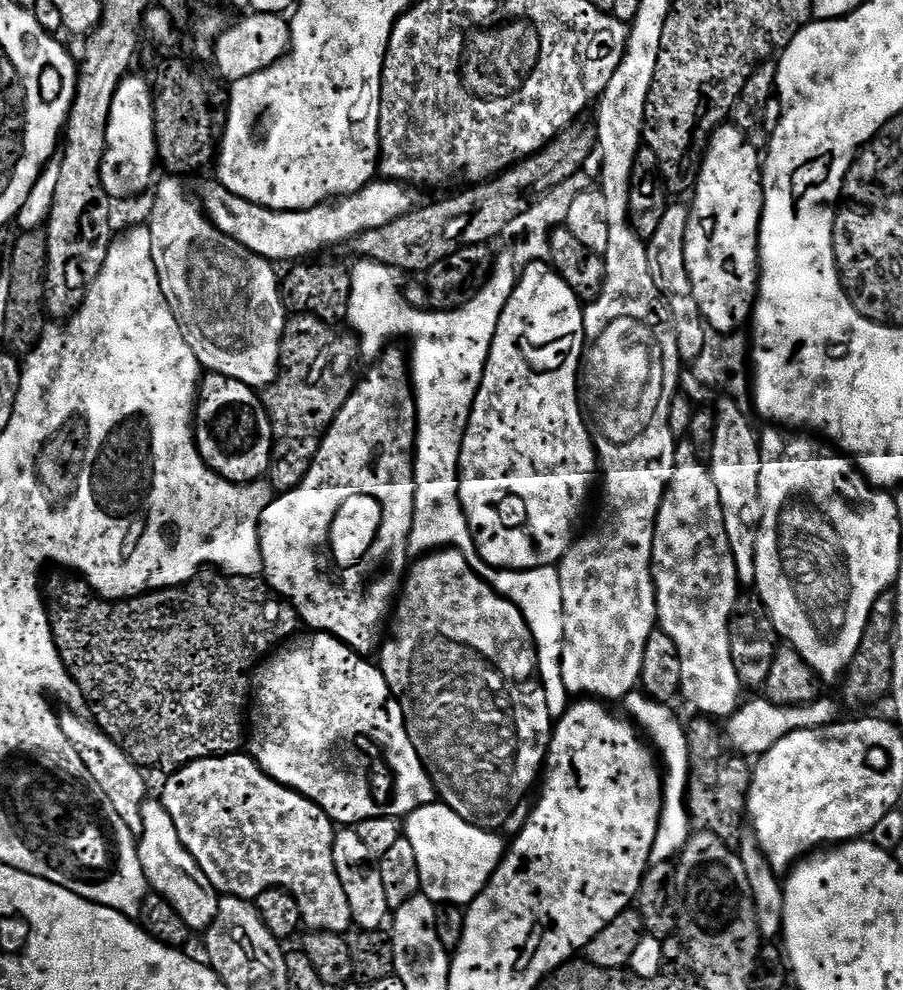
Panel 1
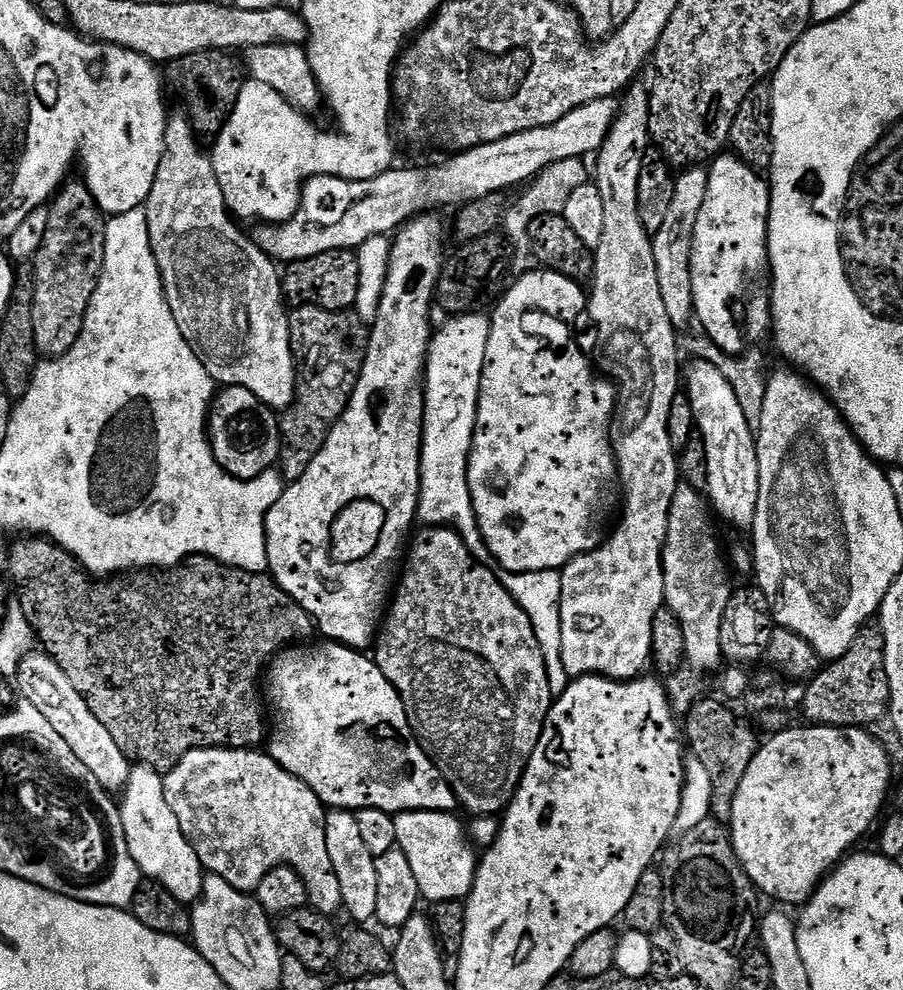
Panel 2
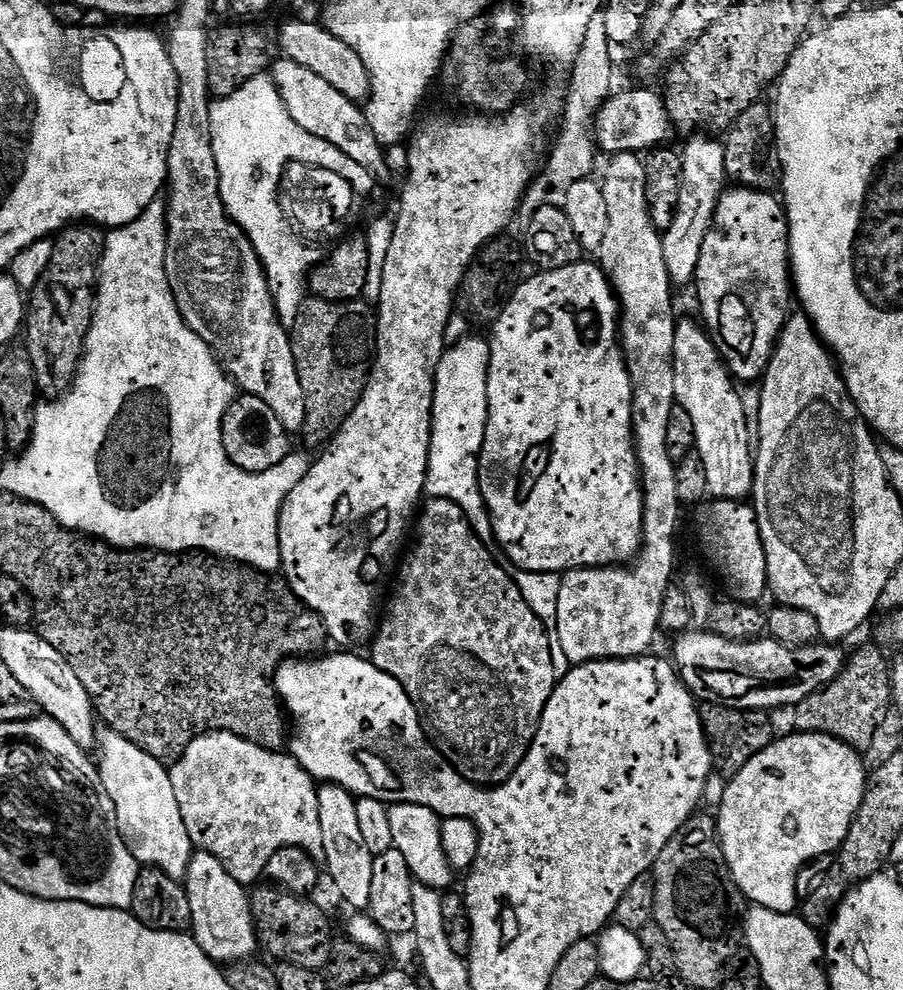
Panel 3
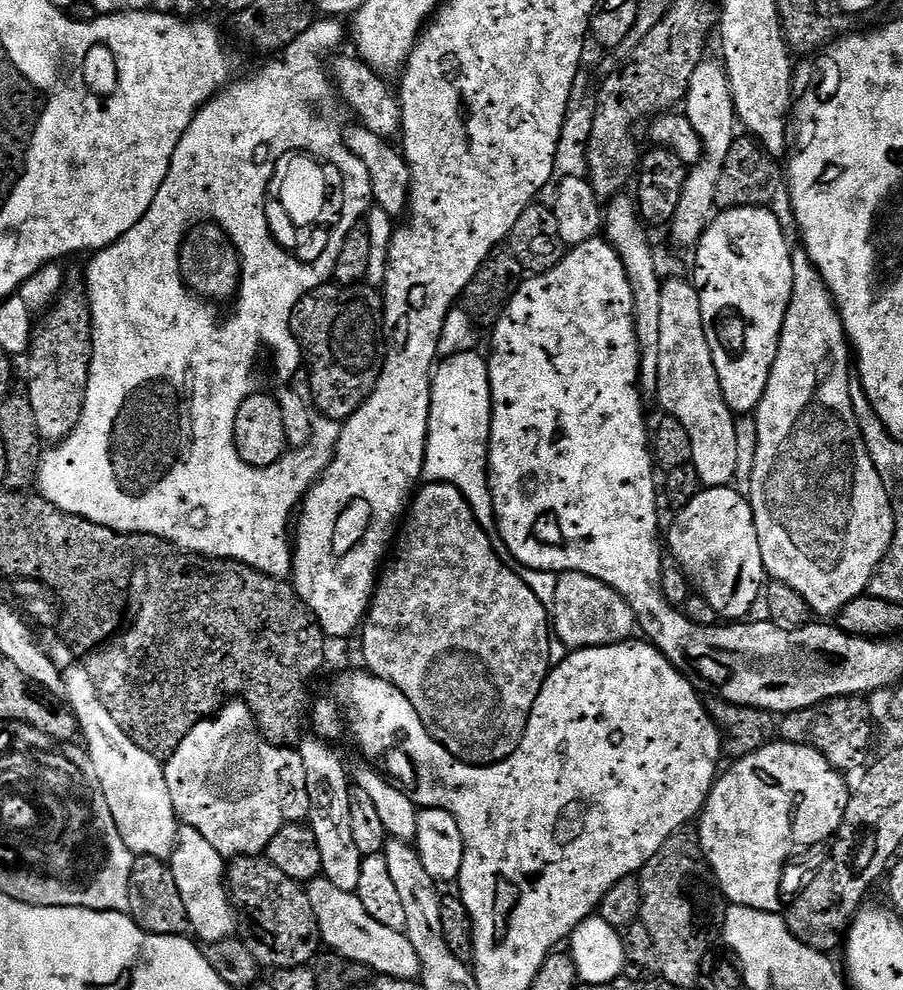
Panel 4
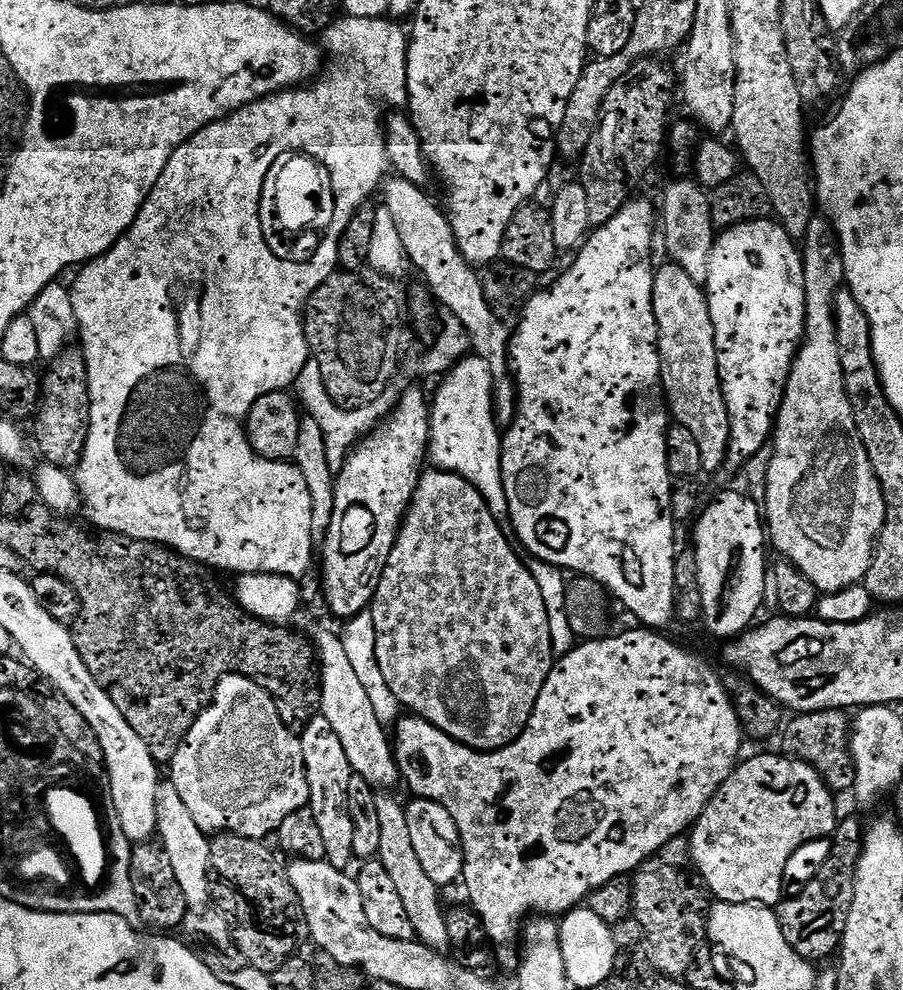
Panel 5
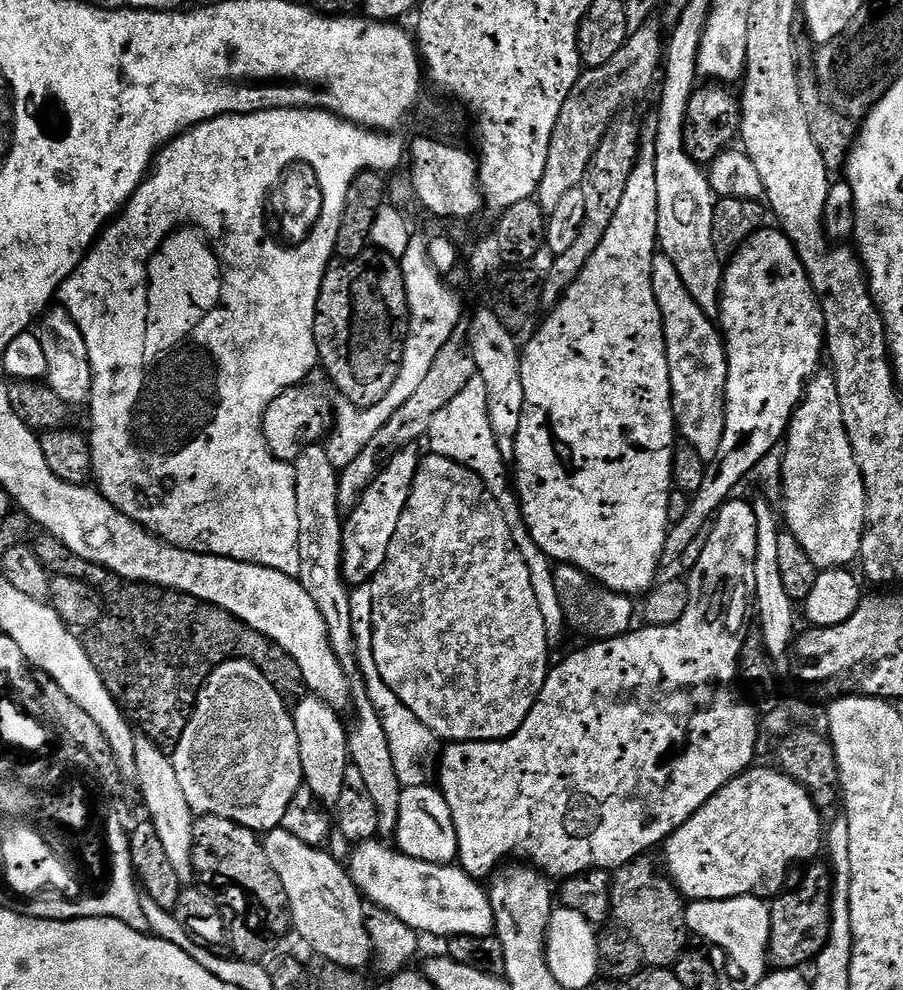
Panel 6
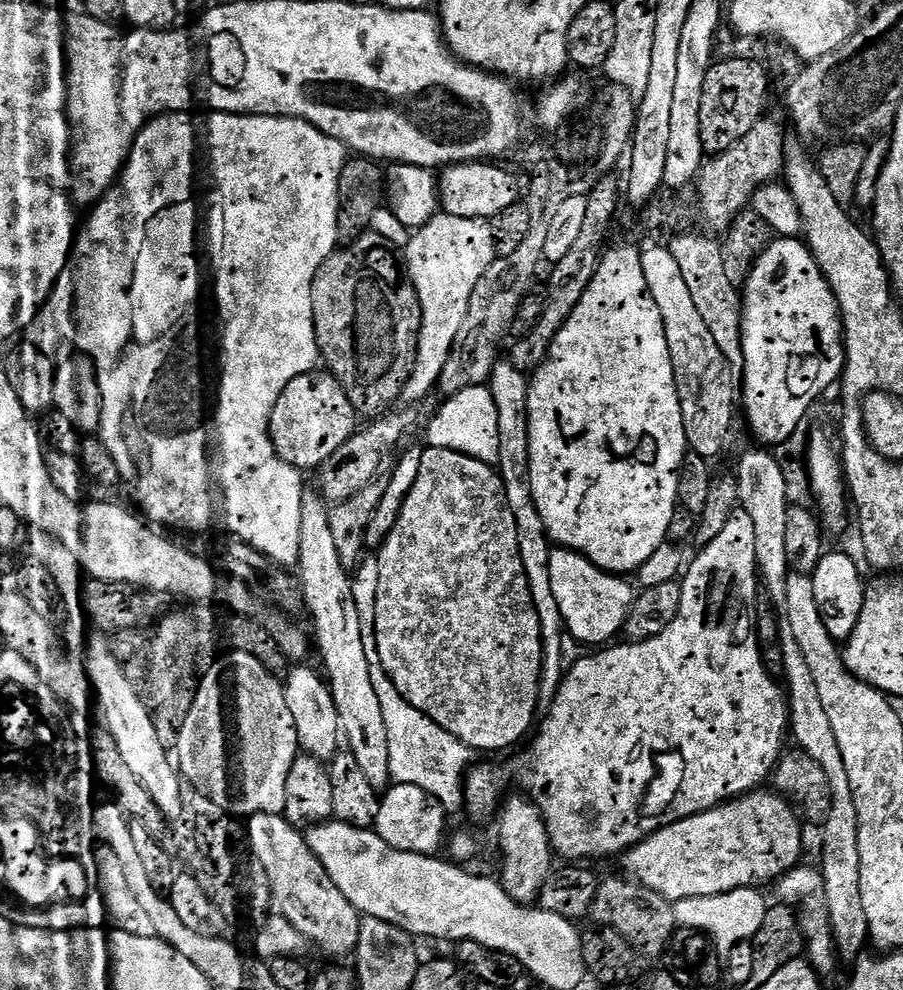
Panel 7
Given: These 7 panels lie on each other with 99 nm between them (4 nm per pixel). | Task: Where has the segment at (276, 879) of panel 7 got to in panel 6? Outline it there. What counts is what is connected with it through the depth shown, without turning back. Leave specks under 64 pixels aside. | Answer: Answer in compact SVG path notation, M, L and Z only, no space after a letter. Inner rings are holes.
M273 828L263 837L266 858L270 858L270 866L274 866L278 878L282 878L282 886L286 890L288 908L295 931L300 931L300 936L313 948L316 956L324 956L328 960L338 962L347 968L357 970L367 969L368 959L373 959L372 939L364 925L366 901L356 889L356 883L348 874L348 869L343 863L339 864L334 857L324 848L311 848L306 842L294 838L285 828Z

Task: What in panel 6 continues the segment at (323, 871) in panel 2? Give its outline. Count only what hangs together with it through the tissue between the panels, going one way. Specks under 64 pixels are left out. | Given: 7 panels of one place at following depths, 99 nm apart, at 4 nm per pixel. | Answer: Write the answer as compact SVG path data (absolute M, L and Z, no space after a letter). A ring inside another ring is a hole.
M228 660L222 666L218 666L212 677L204 683L200 697L196 699L196 707L192 709L192 717L188 719L186 730L180 741L176 743L170 756L174 766L174 774L178 774L178 782L182 786L182 794L186 794L186 802L192 807L192 811L197 817L217 816L218 818L226 818L230 822L242 825L243 828L251 828L257 834L267 834L273 828L283 825L284 815L290 802L302 791L304 784L302 758L298 750L298 730L292 721L290 708L284 704L287 704L285 697L281 696L279 690L261 674L257 664L252 664L248 660Z

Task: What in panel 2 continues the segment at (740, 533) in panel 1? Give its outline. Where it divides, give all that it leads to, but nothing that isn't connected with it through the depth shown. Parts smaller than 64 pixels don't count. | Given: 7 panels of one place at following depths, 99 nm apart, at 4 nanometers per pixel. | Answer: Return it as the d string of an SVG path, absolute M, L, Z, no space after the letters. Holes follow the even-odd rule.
M701 358L686 368L686 395L694 410L698 435L704 439L708 463L707 499L721 521L736 528L751 529L758 506L758 454L756 437L746 426L746 414L738 402L738 394L726 382L715 362Z

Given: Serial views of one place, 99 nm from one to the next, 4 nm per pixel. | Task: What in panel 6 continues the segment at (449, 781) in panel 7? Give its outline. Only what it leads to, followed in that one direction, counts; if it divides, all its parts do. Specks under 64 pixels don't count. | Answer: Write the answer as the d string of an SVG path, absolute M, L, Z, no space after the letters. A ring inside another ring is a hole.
M357 585L351 591L351 621L354 622L354 634L356 640L357 665L359 671L363 672L366 680L364 690L368 693L374 710L380 714L382 728L386 730L386 740L390 742L390 756L394 758L394 774L398 774L398 782L403 789L410 786L422 786L429 783L430 777L434 772L434 761L438 756L438 738L424 723L418 718L418 714L414 714L414 710L410 710L398 698L398 694L394 694L394 690L390 690L390 686L386 686L382 682L381 675L378 674L377 666L374 664L373 656L373 590L371 585Z

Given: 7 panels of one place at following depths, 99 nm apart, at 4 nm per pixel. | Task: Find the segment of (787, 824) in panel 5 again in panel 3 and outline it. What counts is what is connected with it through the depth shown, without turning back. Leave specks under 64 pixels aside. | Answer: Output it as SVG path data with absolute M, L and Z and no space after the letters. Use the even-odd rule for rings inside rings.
M796 732L791 735L784 736L781 740L780 737L773 739L772 745L766 750L762 750L754 758L750 758L750 762L746 762L746 766L742 766L742 770L738 770L738 774L727 781L724 797L720 805L718 805L718 812L720 812L720 816L718 815L720 848L724 852L728 869L738 886L738 890L743 894L745 901L749 905L774 910L778 914L793 914L797 911L796 879L799 878L804 864L818 859L819 856L829 855L828 857L831 857L842 846L846 834L850 834L850 826L862 806L864 791L868 789L868 777L870 775L869 769L864 769L864 760L860 757L863 755L848 744L843 744L838 738L827 736L824 732Z

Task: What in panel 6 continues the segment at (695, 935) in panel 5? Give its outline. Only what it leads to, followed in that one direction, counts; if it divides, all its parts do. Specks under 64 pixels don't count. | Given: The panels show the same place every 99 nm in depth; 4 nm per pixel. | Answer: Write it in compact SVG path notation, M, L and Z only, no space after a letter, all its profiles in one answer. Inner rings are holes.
M645 854L639 860L615 869L612 878L612 915L615 923L630 933L638 946L642 946L645 961L653 969L668 970L689 947L686 900L662 871L661 865L659 868L652 858Z

